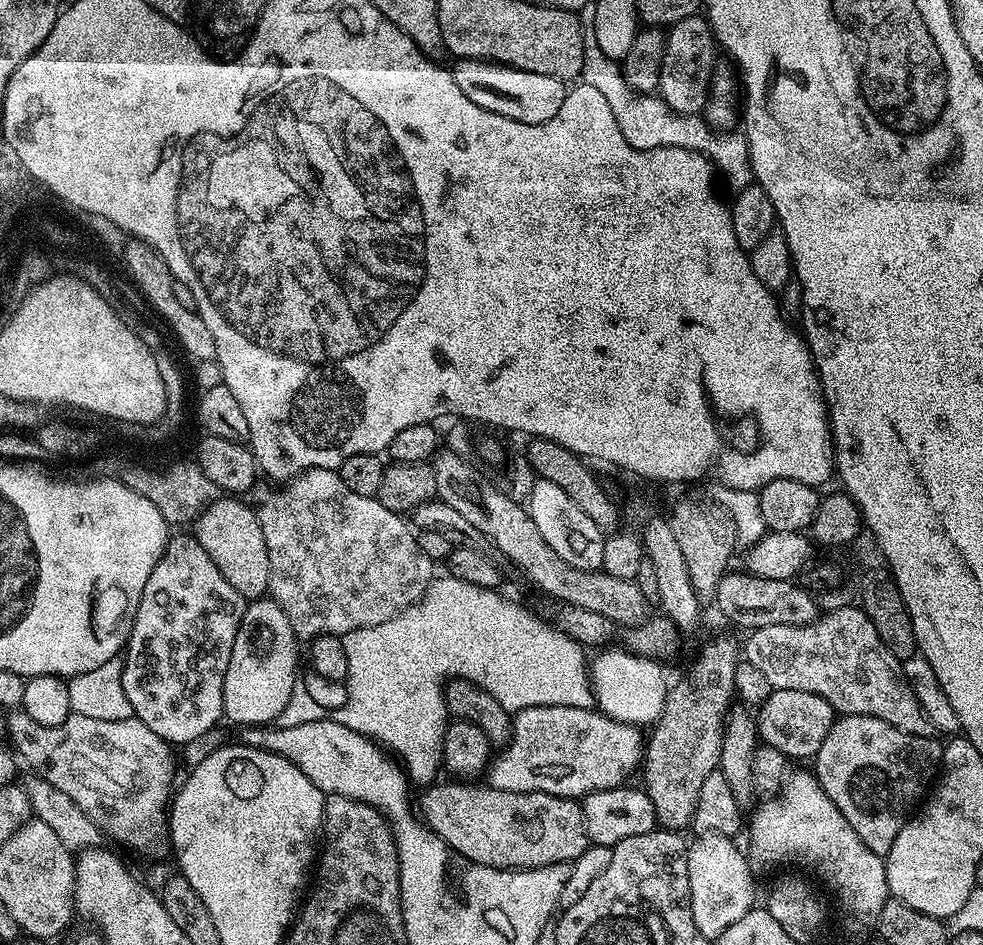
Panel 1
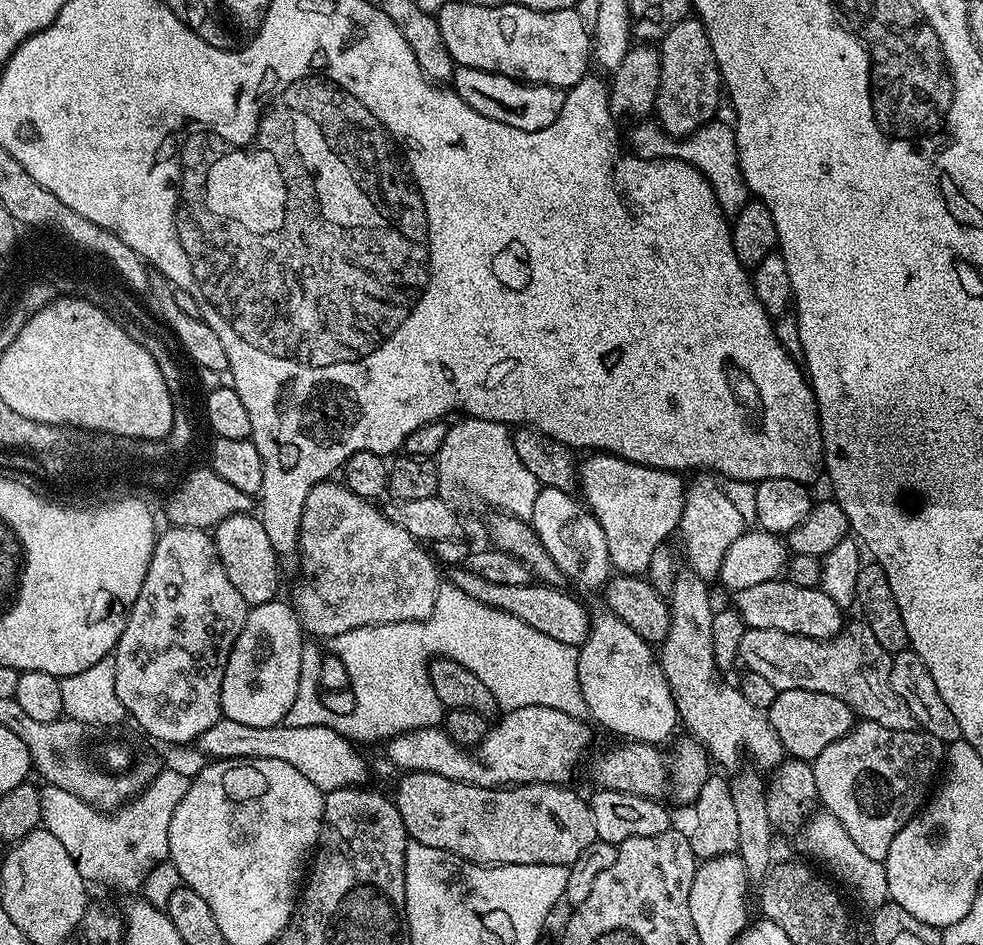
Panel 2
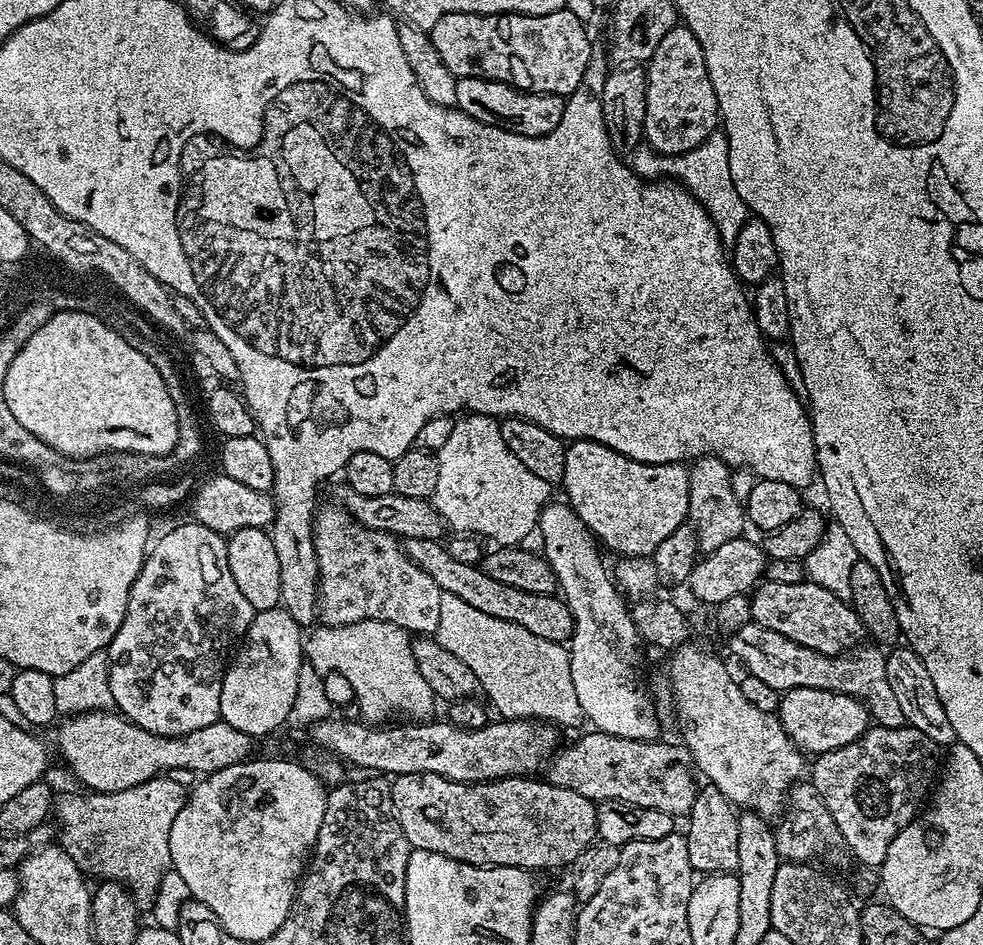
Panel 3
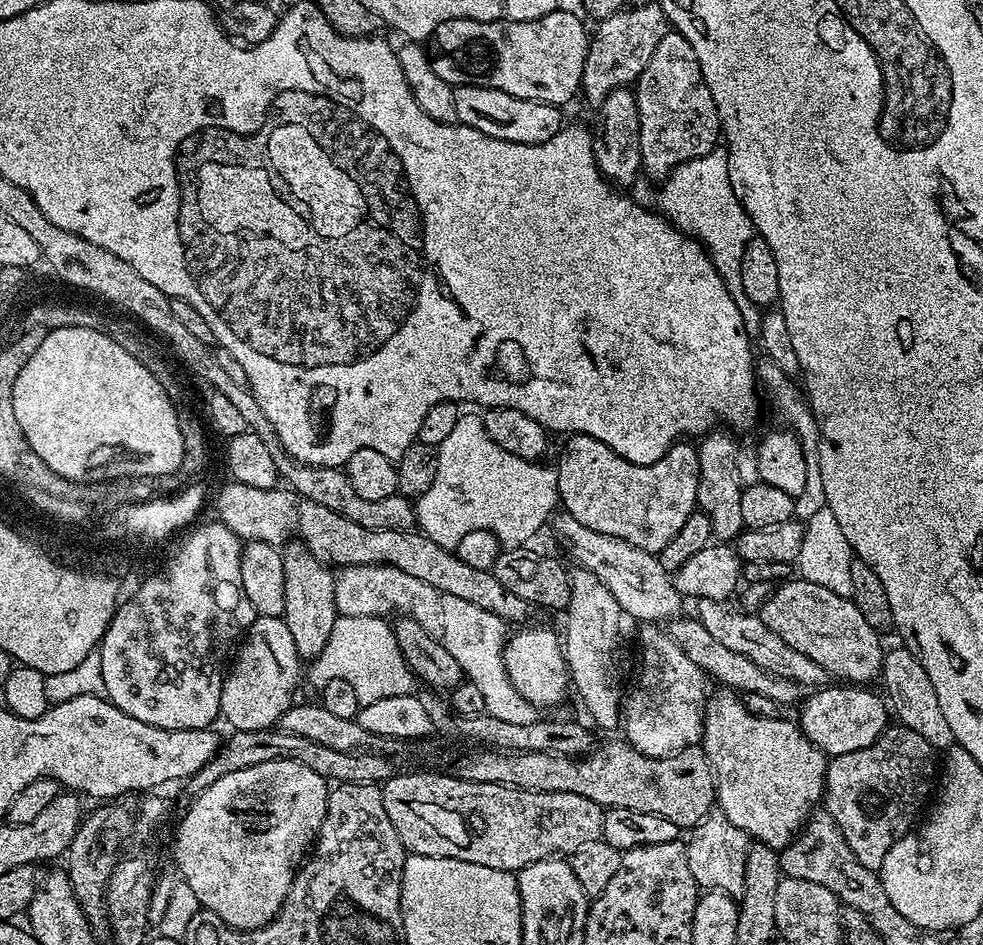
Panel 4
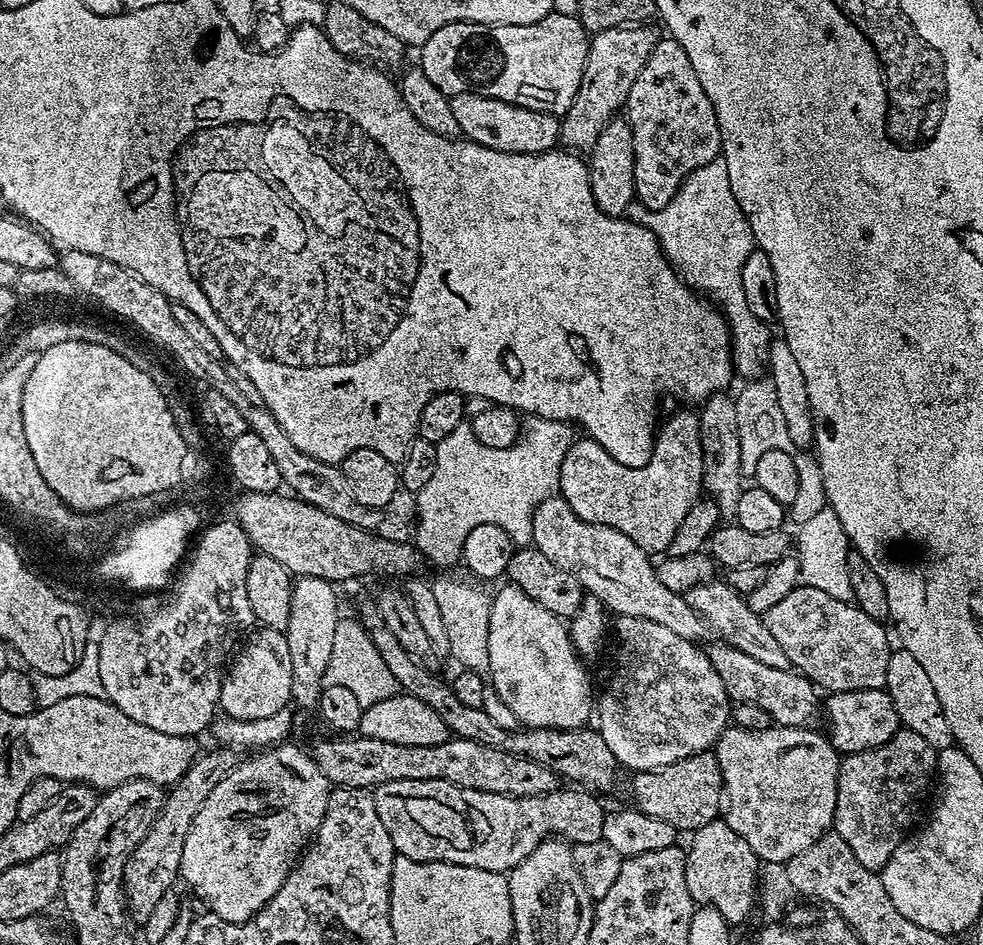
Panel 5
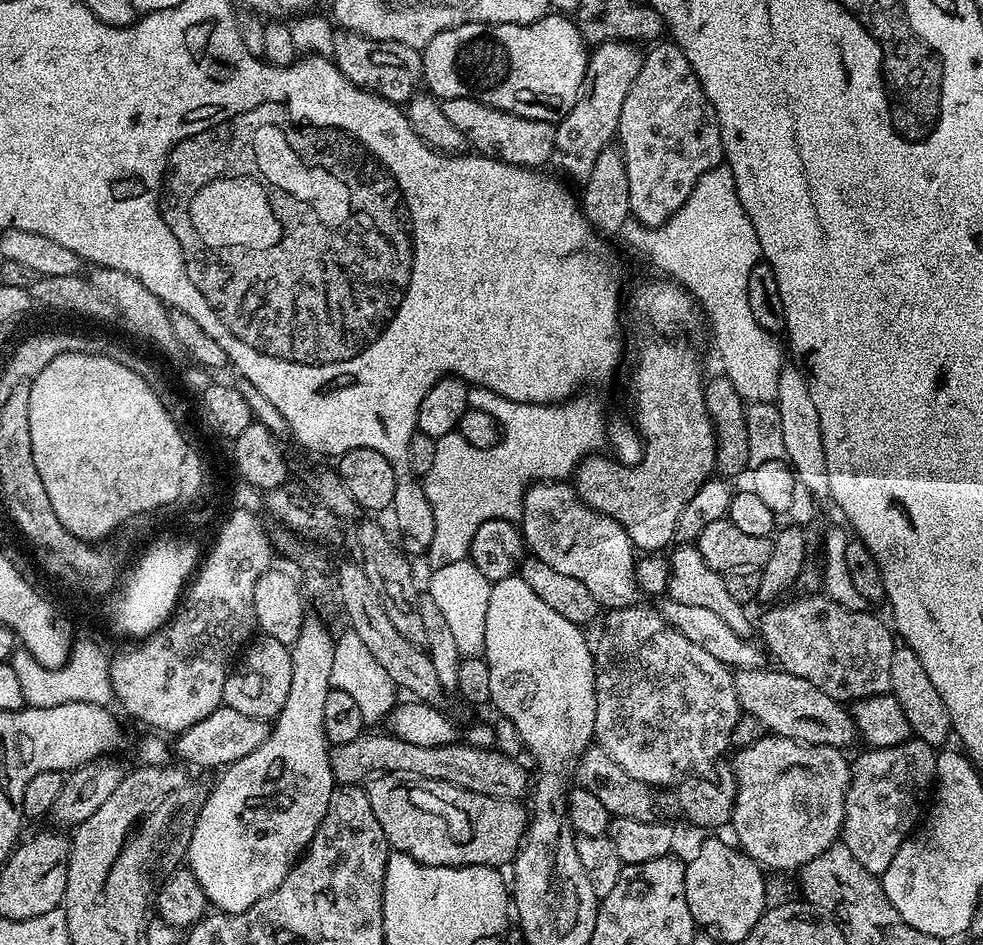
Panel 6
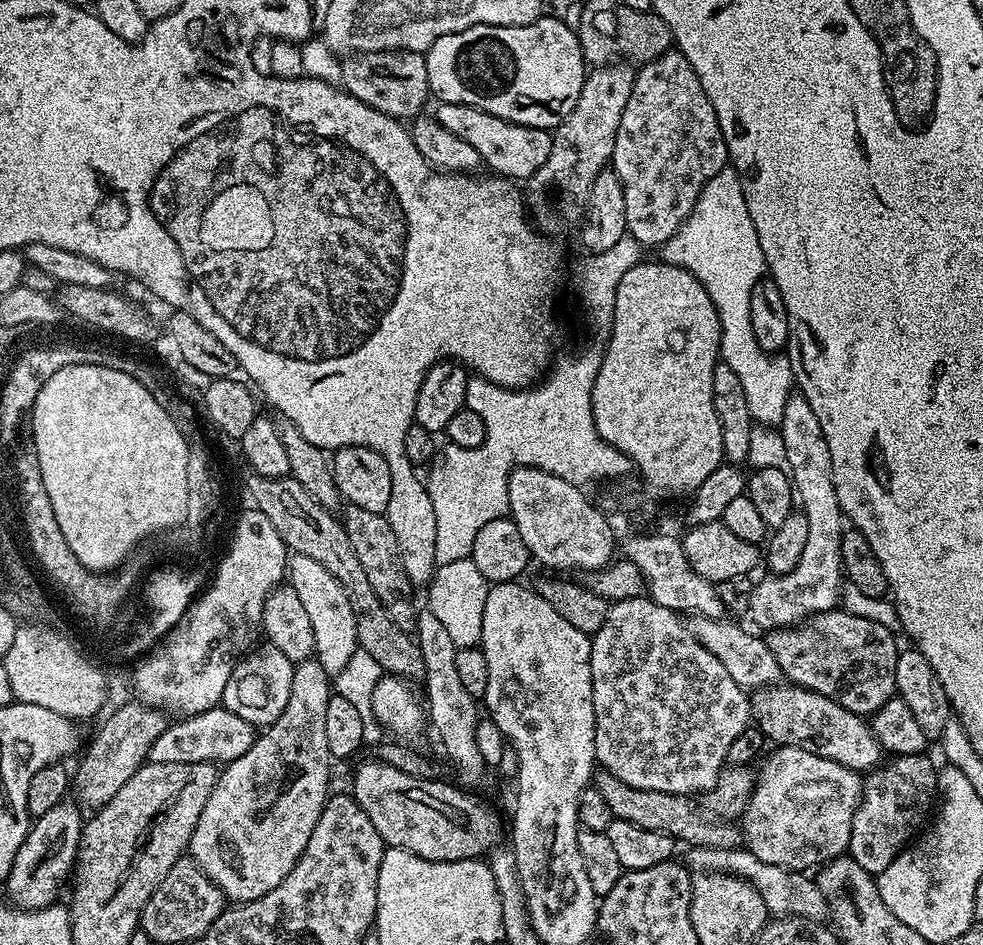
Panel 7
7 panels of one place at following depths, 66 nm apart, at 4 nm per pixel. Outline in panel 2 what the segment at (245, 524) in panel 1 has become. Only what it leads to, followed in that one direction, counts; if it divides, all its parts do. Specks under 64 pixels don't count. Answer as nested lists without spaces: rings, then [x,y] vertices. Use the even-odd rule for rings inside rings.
[[[239,512],[226,518],[216,525],[214,539],[218,558],[226,570],[226,578],[230,578],[230,586],[242,594],[249,606],[277,599],[279,592],[276,591],[280,588],[280,572],[276,569],[278,557],[274,546],[270,546],[266,526],[259,515]]]

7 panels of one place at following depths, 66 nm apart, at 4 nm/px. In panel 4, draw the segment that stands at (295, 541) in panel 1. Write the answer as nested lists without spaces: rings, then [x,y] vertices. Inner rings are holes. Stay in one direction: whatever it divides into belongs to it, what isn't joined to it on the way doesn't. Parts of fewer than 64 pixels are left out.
[[[363,564],[362,566],[346,566],[335,573],[334,598],[336,610],[342,616],[375,616],[388,618],[391,612],[397,617],[409,616],[426,630],[426,634],[437,638],[443,637],[442,630],[442,595],[434,586],[426,586],[426,582],[418,582],[410,574],[402,574],[389,564]]]

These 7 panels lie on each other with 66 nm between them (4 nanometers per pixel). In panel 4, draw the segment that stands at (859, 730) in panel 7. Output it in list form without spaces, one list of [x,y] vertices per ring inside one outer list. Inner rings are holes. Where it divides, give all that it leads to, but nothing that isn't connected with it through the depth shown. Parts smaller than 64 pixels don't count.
[[[673,618],[667,621],[666,631],[668,636],[674,642],[678,642],[678,646],[682,646],[686,658],[690,658],[690,662],[694,662],[713,681],[721,680],[724,683],[721,685],[740,694],[746,692],[766,694],[766,698],[774,698],[774,702],[778,702],[781,706],[788,706],[792,703],[795,705],[801,699],[801,685],[794,683],[793,680],[784,680],[781,676],[771,676],[766,670],[754,666],[754,662],[750,662],[750,658],[722,646],[722,642],[718,642],[718,638],[714,638],[714,634],[710,634],[710,630],[706,630],[706,626],[702,626],[700,620],[695,618],[680,619]]]

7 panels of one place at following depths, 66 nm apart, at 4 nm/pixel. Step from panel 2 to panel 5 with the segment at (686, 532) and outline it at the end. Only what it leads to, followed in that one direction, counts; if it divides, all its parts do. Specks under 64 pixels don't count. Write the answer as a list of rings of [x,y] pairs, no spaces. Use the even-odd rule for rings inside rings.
[[[715,392],[699,409],[700,441],[702,442],[703,491],[717,504],[721,517],[735,517],[742,491],[741,443],[738,442],[738,419],[735,399],[724,392]]]

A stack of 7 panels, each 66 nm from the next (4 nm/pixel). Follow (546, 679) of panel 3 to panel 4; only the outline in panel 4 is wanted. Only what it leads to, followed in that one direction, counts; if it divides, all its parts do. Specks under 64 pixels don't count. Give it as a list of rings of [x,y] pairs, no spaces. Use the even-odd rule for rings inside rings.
[[[441,595],[442,602],[442,637],[446,650],[458,658],[458,666],[462,666],[465,677],[482,690],[486,698],[486,713],[494,718],[502,718],[502,722],[518,722],[529,724],[538,719],[535,704],[522,698],[508,677],[504,665],[504,645],[510,635],[505,621],[490,614],[490,610],[482,610],[478,606],[470,606],[470,602],[462,602],[462,598]]]

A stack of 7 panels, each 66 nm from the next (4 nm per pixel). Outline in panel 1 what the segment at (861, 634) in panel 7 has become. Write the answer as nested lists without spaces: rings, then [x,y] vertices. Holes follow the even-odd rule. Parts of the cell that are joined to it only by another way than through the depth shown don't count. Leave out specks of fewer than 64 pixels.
[[[747,570],[725,572],[722,582],[718,582],[714,604],[715,607],[720,607],[720,612],[726,619],[741,624],[744,630],[762,626],[802,626],[812,623],[818,616],[817,597],[801,588],[799,583],[762,578]]]

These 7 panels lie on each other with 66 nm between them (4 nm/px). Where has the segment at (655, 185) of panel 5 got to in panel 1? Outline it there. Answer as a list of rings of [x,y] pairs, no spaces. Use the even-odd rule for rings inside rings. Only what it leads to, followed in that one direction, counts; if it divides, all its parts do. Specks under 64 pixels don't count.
[[[703,15],[687,16],[667,29],[658,95],[671,112],[679,116],[694,116],[705,111],[712,78],[718,67],[716,52],[718,56],[716,37],[712,35],[712,27]]]

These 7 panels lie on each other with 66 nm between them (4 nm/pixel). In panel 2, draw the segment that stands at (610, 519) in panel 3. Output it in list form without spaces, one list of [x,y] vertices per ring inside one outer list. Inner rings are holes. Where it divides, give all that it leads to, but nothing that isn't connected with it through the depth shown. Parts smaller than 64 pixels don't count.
[[[588,454],[578,464],[578,492],[606,534],[606,550],[617,573],[643,577],[654,550],[680,527],[686,480],[679,472],[635,464],[611,454]]]

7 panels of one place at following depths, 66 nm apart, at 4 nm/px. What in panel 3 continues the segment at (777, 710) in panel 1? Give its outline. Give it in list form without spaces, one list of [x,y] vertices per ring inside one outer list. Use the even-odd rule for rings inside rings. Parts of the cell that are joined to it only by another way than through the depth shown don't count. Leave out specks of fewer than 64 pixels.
[[[792,688],[781,695],[778,715],[786,734],[805,754],[838,750],[854,742],[870,727],[868,708],[861,700],[855,700],[853,696],[838,694],[830,690]]]

